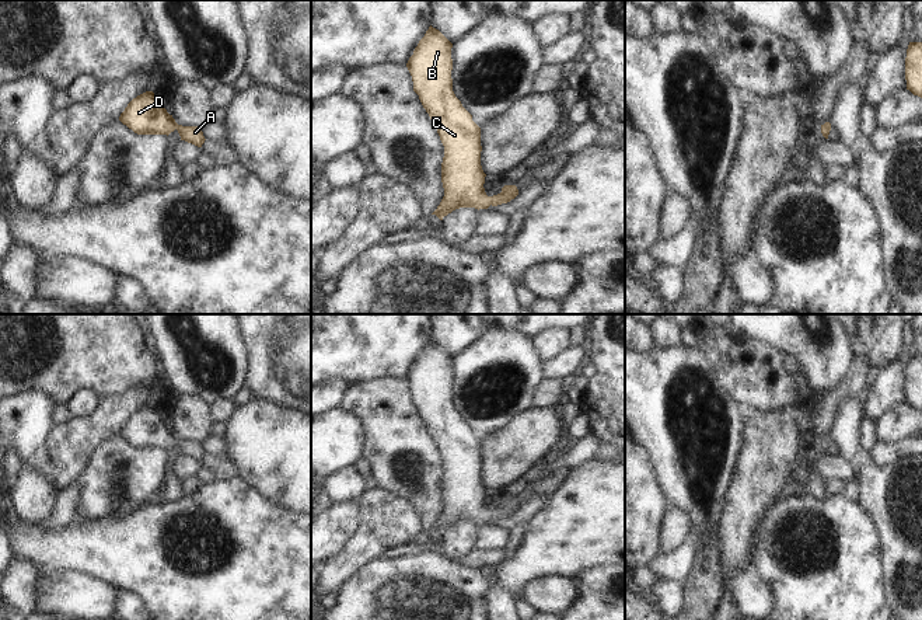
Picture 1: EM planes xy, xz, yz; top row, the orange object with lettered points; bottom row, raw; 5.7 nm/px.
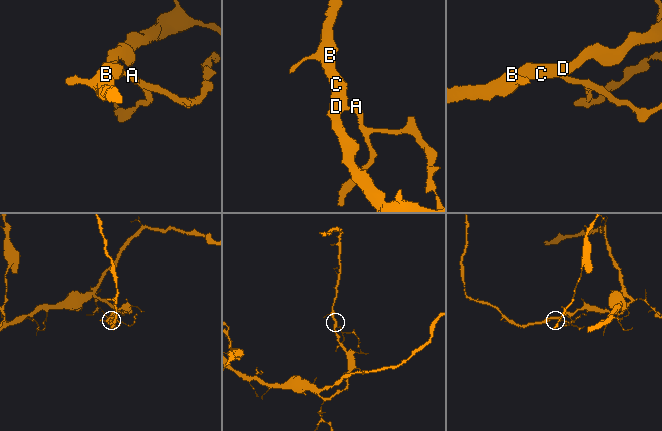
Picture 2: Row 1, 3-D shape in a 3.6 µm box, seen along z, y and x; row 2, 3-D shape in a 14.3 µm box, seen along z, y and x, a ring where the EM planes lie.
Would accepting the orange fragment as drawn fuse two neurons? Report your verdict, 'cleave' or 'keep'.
keep

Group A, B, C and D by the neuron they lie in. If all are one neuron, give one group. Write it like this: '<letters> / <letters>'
A B C D

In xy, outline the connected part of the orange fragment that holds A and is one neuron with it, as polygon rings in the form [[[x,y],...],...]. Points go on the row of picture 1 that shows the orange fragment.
[[[146,91],[133,98],[119,121],[137,135],[170,135],[178,130],[181,140],[202,147],[205,136],[199,126],[182,126],[161,105],[153,91]]]

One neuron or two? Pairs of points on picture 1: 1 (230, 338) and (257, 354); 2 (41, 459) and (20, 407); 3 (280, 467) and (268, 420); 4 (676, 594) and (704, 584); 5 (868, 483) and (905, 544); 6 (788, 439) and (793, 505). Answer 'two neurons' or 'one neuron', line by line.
1: two neurons
2: one neuron
3: one neuron
4: two neurons
5: one neuron
6: two neurons

